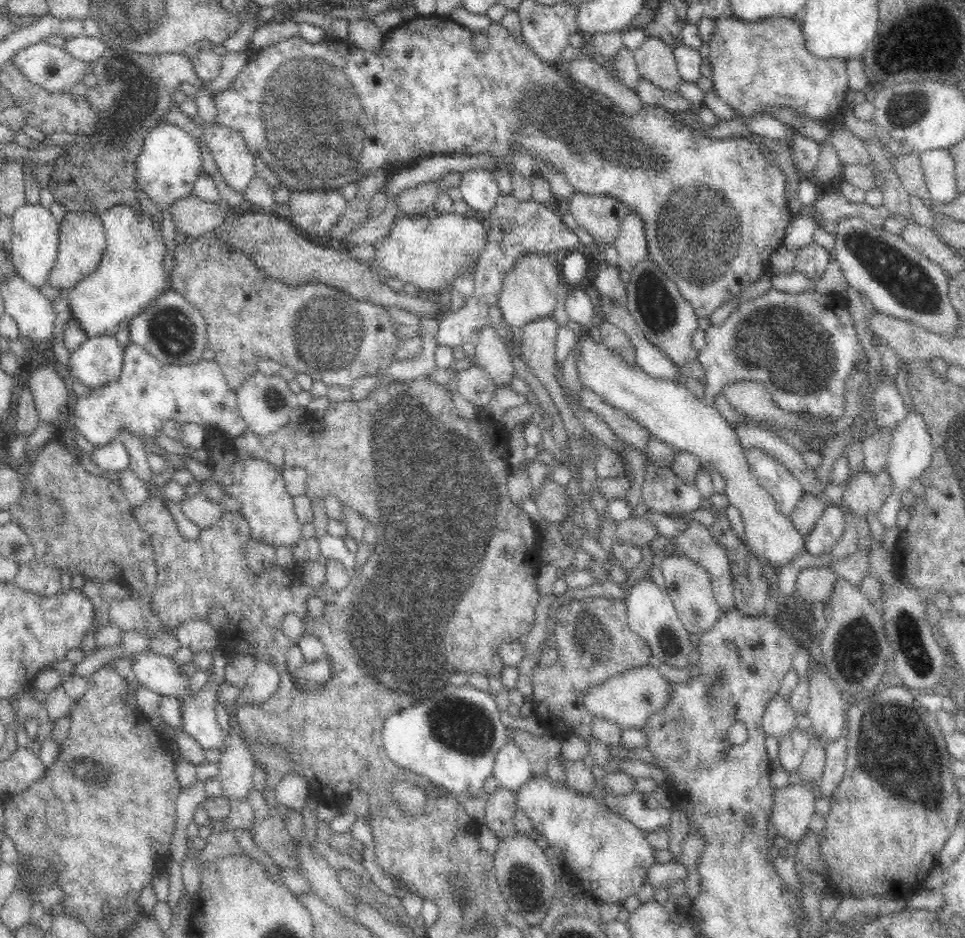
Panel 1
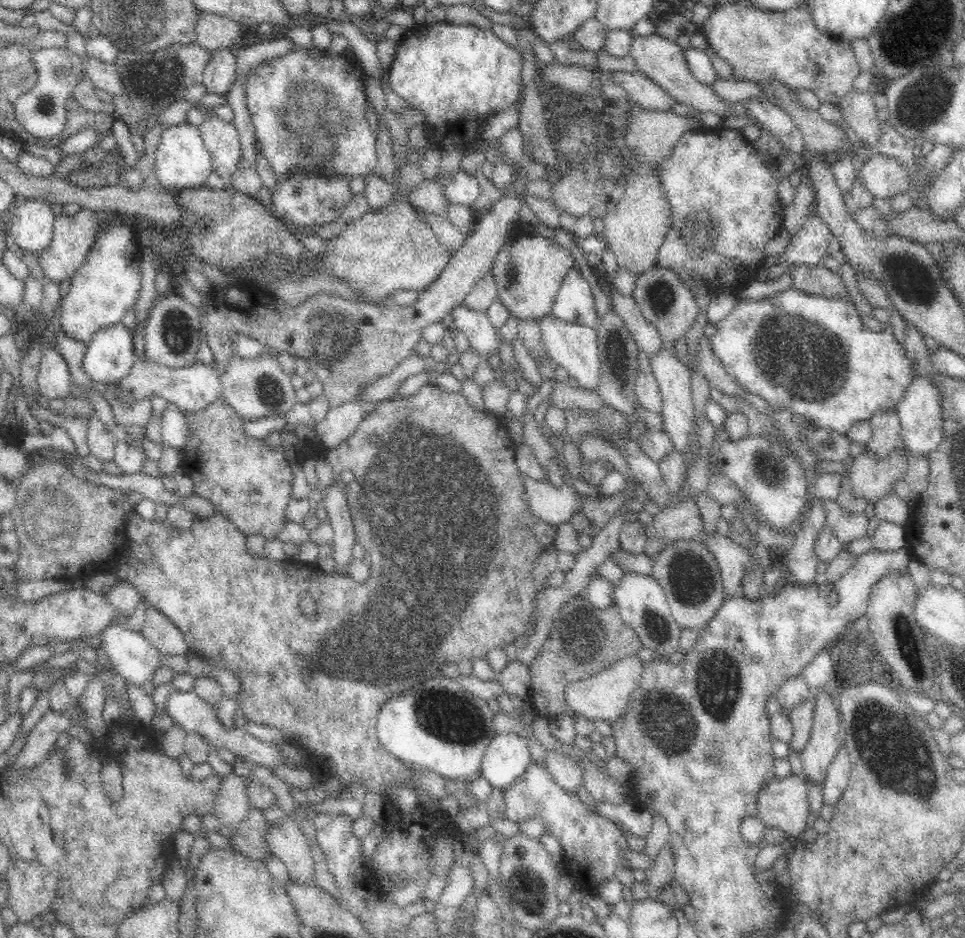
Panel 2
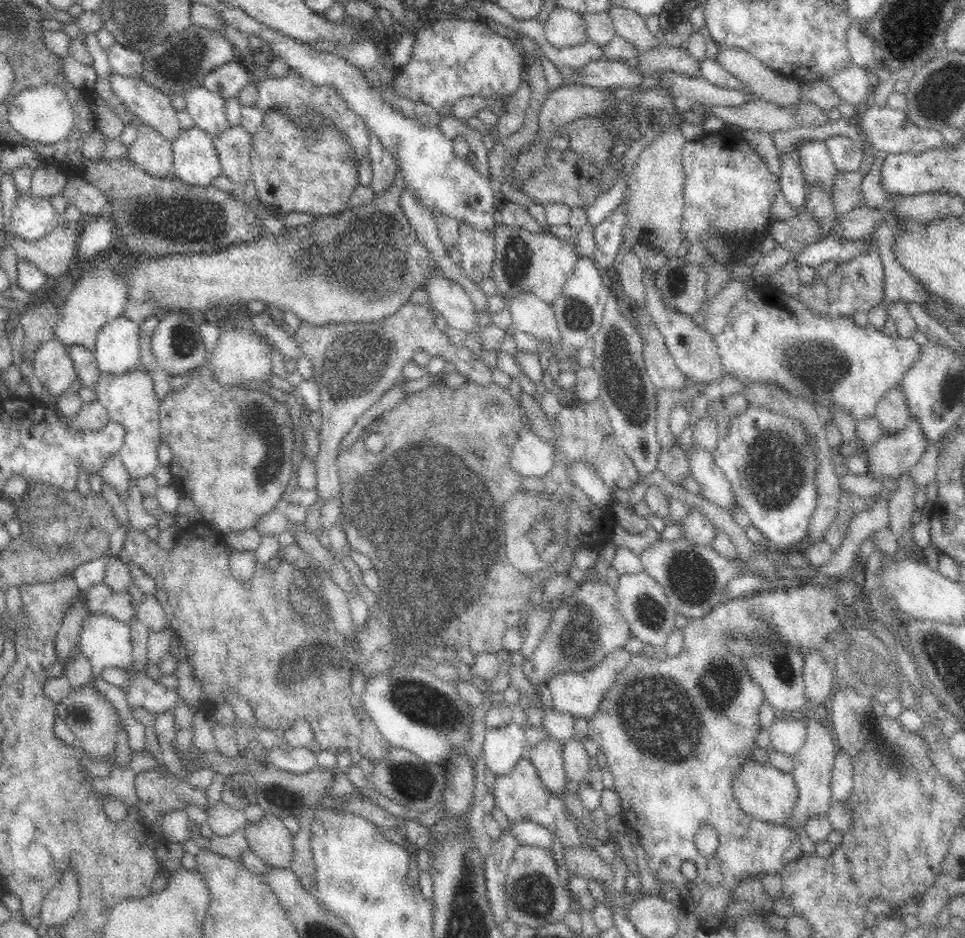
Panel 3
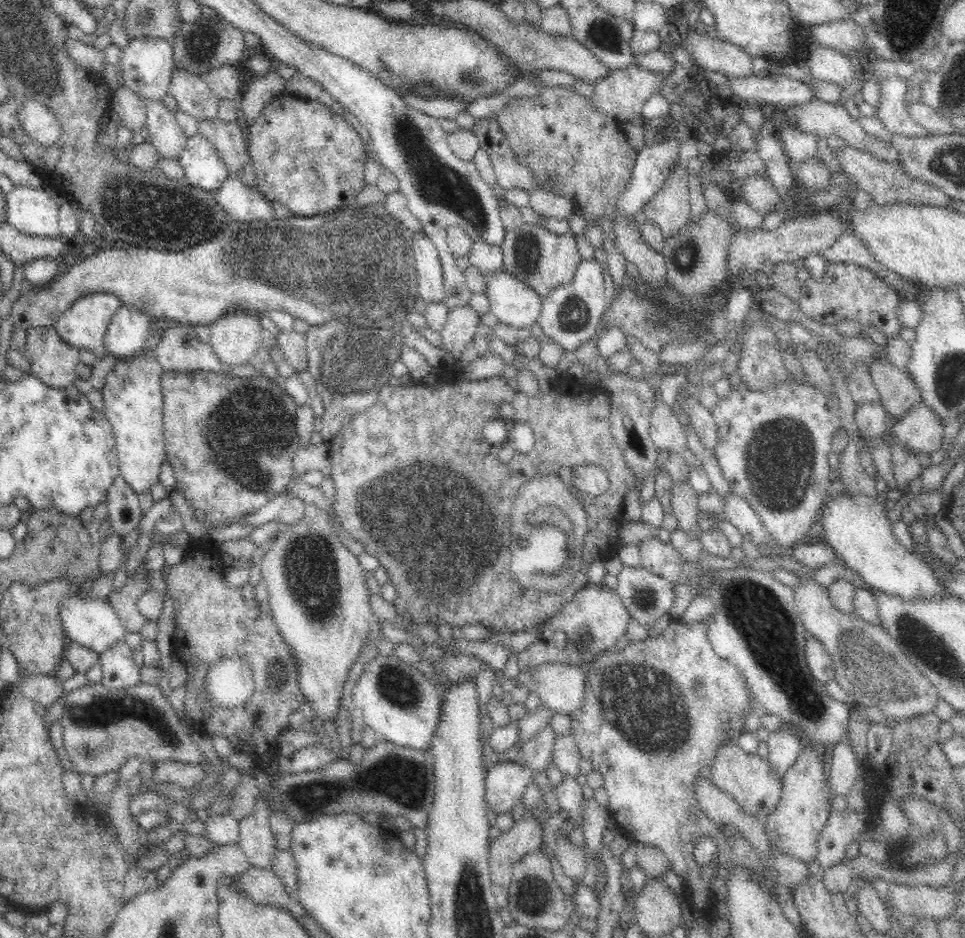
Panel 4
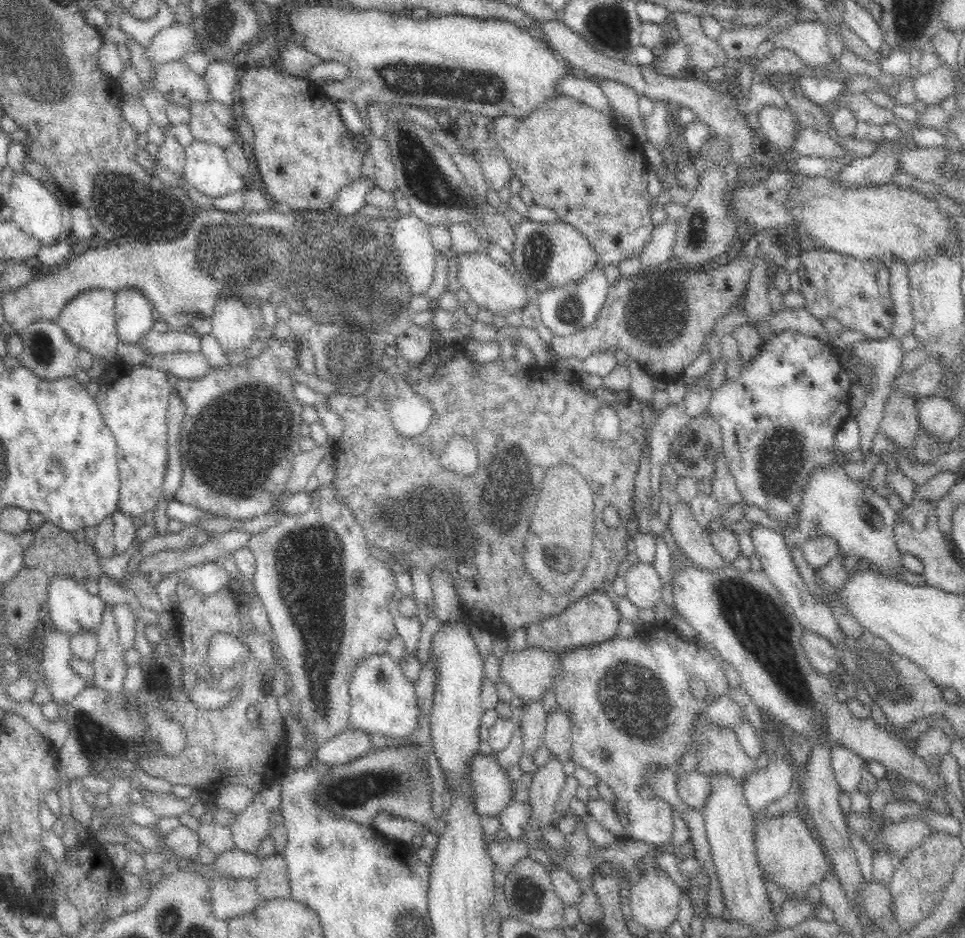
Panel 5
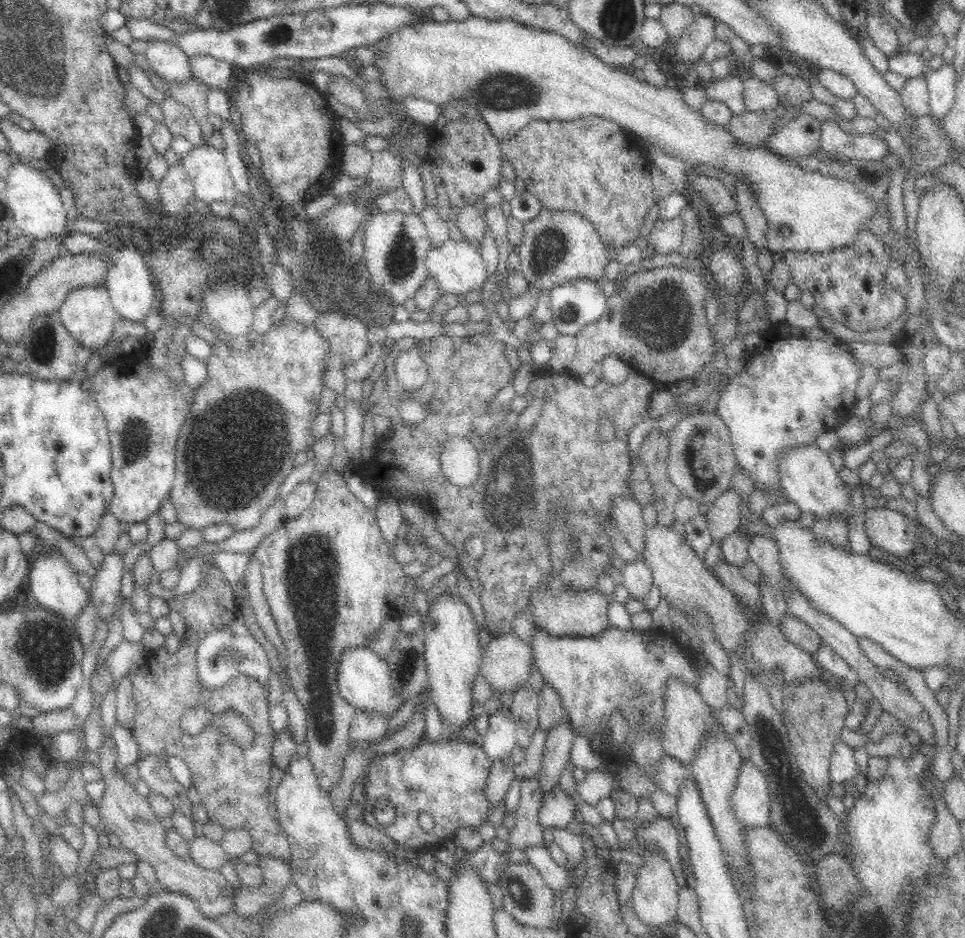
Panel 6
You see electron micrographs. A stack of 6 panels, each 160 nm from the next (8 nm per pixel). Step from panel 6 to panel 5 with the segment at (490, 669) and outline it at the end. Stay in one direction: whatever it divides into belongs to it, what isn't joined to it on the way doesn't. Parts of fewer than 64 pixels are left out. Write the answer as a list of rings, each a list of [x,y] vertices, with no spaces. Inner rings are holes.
[[[527,646],[519,651],[506,649],[499,664],[499,680],[510,687],[522,702],[542,698],[544,690],[551,690],[556,676],[556,655],[541,646]]]

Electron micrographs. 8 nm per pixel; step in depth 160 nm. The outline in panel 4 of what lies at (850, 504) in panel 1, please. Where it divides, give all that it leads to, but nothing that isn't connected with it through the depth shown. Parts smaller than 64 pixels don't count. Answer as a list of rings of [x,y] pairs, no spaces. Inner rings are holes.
[[[921,401],[914,404],[899,421],[895,422],[895,425],[891,429],[892,433],[884,436],[884,438],[886,437],[887,439],[887,445],[889,440],[893,438],[893,440],[897,440],[900,444],[911,448],[916,454],[918,452],[931,454],[943,448],[945,422],[946,420],[940,418],[931,406]]]

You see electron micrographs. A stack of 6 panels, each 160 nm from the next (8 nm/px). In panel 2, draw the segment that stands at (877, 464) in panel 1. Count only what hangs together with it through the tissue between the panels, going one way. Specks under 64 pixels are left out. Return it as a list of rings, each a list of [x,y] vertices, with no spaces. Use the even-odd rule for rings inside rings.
[[[897,407],[884,408],[872,415],[869,420],[872,425],[872,438],[866,450],[871,450],[878,456],[890,454],[900,444],[901,424],[897,415]]]

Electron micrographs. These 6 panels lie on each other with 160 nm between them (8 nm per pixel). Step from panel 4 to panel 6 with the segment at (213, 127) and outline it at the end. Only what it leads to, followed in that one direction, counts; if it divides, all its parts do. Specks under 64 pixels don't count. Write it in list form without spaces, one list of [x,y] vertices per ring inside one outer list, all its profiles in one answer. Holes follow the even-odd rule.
[[[193,77],[190,80],[182,80],[182,82],[179,80],[170,80],[168,82],[163,78],[161,78],[161,81],[170,99],[183,104],[190,110],[190,113],[192,113],[193,118],[198,122],[202,130],[204,139],[207,140],[214,132],[207,120],[209,115],[207,98],[215,89]]]

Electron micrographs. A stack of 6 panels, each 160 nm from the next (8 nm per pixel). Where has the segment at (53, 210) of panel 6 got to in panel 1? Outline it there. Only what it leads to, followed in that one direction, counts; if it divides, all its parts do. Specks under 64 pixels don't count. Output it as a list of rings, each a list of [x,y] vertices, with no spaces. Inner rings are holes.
[[[26,203],[11,218],[11,262],[15,273],[28,284],[38,287],[47,284],[58,248],[59,224],[54,221],[50,209],[40,203]]]

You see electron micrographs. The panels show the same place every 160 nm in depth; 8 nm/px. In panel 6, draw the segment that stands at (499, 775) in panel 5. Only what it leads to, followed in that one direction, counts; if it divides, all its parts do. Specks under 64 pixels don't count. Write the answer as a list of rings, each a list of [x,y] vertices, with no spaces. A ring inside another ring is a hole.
[[[425,733],[418,738],[416,743],[415,746],[405,747],[388,755],[379,755],[370,761],[364,781],[366,800],[362,806],[360,820],[376,829],[376,819],[372,814],[374,802],[378,798],[387,798],[394,805],[397,817],[396,822],[390,828],[383,830],[385,835],[398,846],[417,852],[434,852],[446,840],[452,841],[460,827],[477,828],[483,822],[484,815],[490,811],[484,799],[484,784],[493,764],[486,757],[480,744],[468,742],[458,736],[443,736],[439,741],[431,741]],[[422,814],[430,814],[434,818],[435,825],[431,833],[423,831],[418,825],[418,818]]]

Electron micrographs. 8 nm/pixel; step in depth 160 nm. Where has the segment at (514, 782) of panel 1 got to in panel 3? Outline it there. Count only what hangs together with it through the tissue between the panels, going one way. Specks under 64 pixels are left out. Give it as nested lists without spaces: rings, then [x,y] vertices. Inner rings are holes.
[[[512,721],[506,726],[486,729],[483,753],[486,757],[486,766],[495,776],[508,774],[525,758],[527,749],[523,727]]]

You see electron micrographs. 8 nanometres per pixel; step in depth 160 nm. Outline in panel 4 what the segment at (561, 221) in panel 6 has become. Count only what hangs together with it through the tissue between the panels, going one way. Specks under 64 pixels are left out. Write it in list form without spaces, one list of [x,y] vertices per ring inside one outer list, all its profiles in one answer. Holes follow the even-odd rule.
[[[523,222],[518,228],[507,230],[504,242],[503,269],[536,291],[542,298],[559,285],[569,286],[584,259],[578,253],[576,236],[572,231],[552,233],[540,224]]]

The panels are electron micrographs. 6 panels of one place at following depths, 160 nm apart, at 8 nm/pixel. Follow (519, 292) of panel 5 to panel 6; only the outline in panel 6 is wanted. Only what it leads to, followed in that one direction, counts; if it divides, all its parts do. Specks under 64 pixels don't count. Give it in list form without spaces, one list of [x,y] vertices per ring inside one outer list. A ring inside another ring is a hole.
[[[446,238],[438,246],[430,246],[426,252],[425,264],[427,265],[428,278],[434,279],[442,294],[448,299],[464,297],[470,290],[484,289],[487,280],[486,263],[478,250],[466,240],[456,241]]]

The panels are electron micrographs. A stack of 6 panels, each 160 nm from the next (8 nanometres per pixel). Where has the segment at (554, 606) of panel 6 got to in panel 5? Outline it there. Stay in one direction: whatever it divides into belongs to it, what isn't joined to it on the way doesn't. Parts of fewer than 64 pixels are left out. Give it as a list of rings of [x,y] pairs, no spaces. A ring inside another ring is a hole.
[[[599,589],[571,603],[560,615],[536,618],[527,626],[527,646],[541,646],[555,655],[578,646],[596,646],[616,634],[621,618],[610,597]]]

